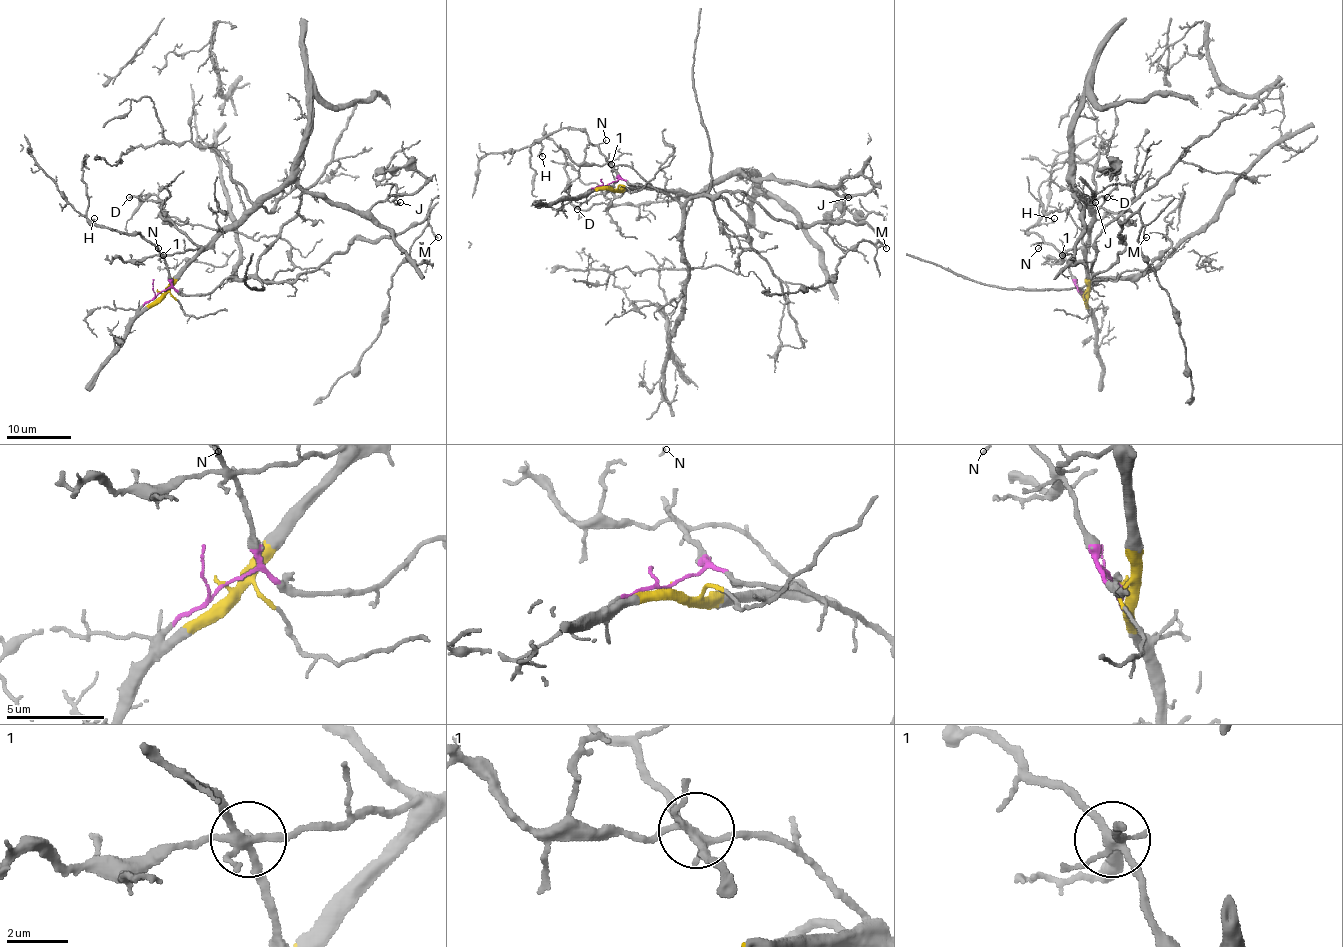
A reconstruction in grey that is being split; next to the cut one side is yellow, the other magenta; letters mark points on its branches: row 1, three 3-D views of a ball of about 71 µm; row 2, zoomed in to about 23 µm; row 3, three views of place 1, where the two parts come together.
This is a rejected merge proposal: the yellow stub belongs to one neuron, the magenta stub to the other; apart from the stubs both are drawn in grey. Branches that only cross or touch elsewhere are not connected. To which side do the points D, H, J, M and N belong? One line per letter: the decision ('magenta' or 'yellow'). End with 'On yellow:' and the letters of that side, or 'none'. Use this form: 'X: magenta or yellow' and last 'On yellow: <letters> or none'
D: yellow
H: magenta
J: yellow
M: magenta
N: magenta
On yellow: D, J

